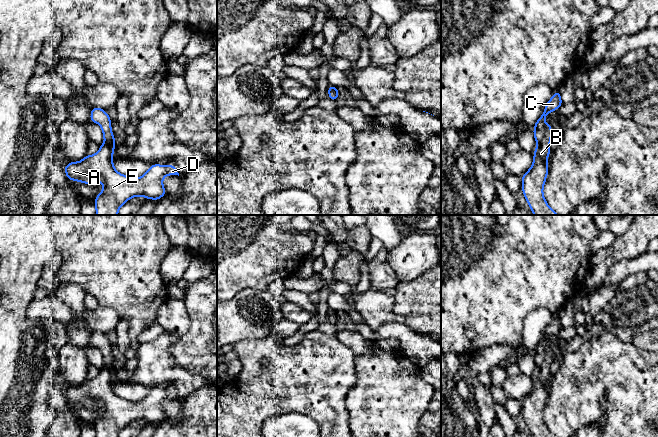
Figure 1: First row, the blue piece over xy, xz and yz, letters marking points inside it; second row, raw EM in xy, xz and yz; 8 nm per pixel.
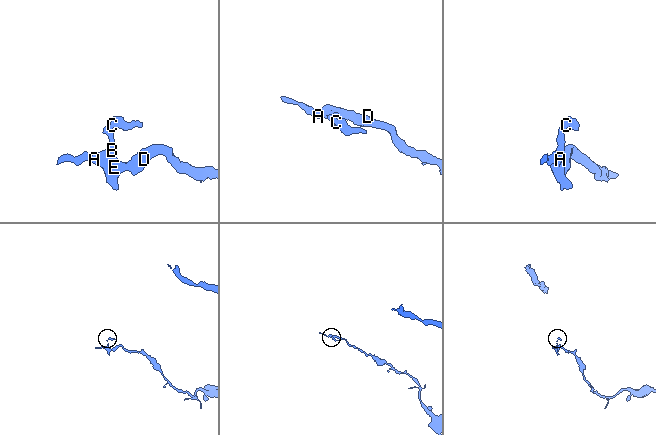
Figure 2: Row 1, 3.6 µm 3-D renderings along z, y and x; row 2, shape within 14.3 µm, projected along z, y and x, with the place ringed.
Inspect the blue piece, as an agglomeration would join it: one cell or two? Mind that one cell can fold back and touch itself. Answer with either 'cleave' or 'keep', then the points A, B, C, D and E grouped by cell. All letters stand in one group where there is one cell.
cleave | A B D E / C

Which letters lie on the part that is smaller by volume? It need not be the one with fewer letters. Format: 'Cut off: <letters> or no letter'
Cut off: C

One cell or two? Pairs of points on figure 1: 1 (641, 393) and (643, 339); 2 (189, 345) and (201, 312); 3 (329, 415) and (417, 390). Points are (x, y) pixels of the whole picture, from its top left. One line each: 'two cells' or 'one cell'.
1: two cells
2: one cell
3: two cells

